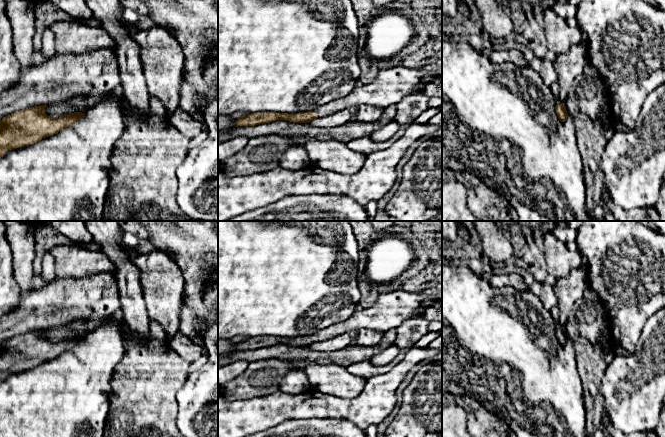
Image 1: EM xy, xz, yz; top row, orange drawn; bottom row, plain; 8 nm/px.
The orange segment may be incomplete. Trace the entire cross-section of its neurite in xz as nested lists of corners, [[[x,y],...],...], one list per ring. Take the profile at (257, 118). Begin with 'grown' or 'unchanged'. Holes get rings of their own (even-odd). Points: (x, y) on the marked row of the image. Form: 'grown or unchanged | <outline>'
grown | [[[403,65],[381,69],[377,77],[368,84],[356,86],[352,92],[341,98],[321,105],[314,111],[295,114],[277,112],[256,112],[247,117],[238,116],[236,126],[255,126],[285,120],[296,123],[309,123],[316,118],[326,117],[338,111],[361,105],[387,108],[398,104],[405,96],[421,93],[428,83],[439,83],[442,74],[426,73]]]

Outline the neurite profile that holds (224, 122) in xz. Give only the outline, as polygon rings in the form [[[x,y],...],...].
[[[218,116],[218,132],[225,129],[232,129],[236,126],[238,116]]]

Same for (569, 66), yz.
[[[580,45],[573,46],[567,53],[557,55],[553,66],[557,72],[559,83],[559,98],[562,104],[567,96],[575,89],[575,80],[584,74],[584,67],[588,63],[587,47]]]

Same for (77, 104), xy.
[[[115,89],[112,92],[106,93],[103,97],[97,100],[90,100],[85,96],[74,97],[70,100],[63,102],[55,102],[53,104],[47,105],[45,108],[45,113],[52,118],[59,118],[61,116],[72,114],[74,112],[85,113],[88,109],[94,107],[104,98],[109,96],[120,97],[124,95],[121,89]]]

